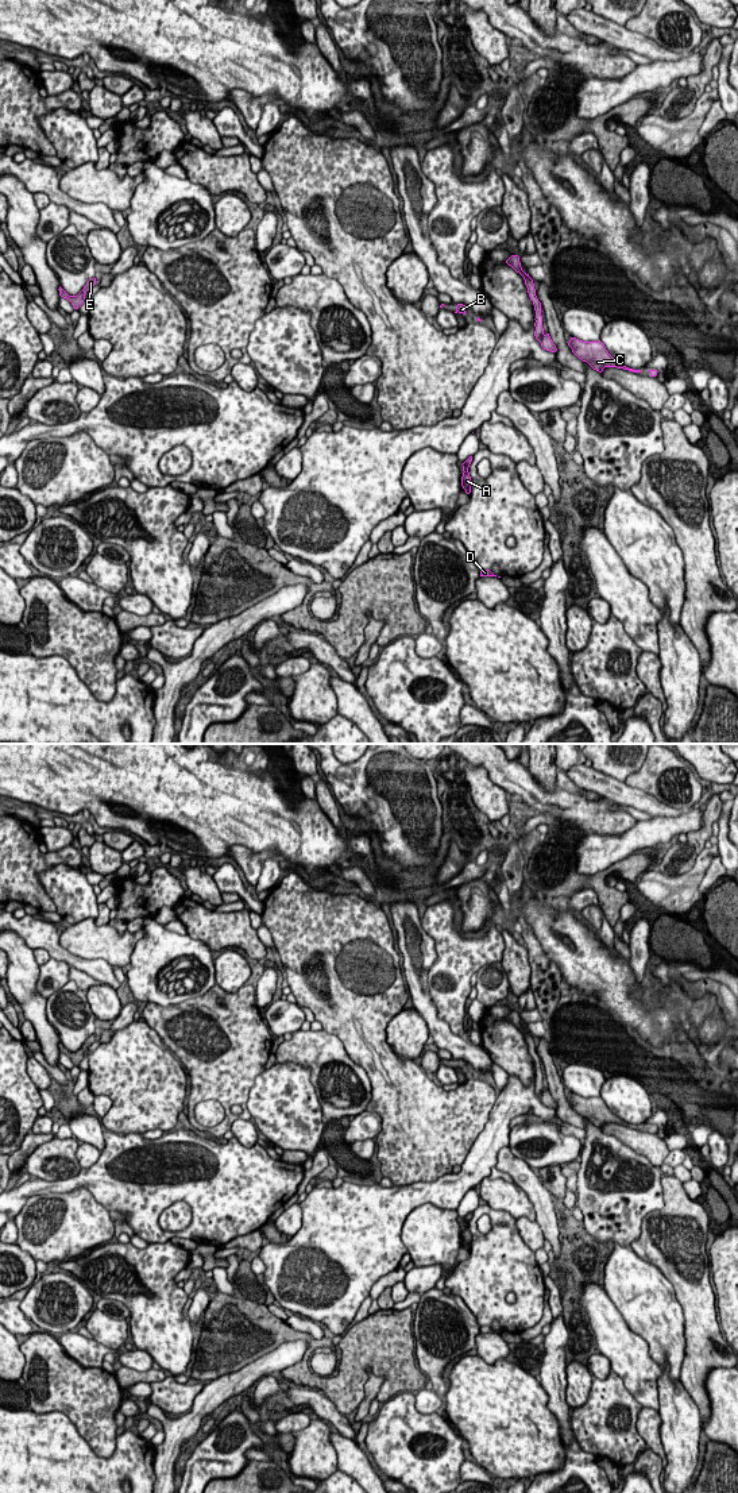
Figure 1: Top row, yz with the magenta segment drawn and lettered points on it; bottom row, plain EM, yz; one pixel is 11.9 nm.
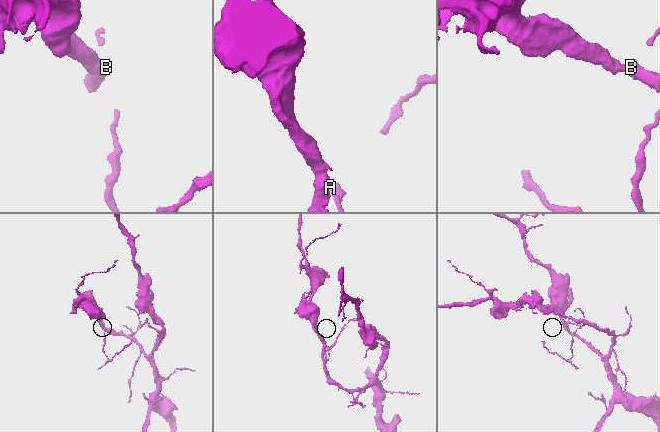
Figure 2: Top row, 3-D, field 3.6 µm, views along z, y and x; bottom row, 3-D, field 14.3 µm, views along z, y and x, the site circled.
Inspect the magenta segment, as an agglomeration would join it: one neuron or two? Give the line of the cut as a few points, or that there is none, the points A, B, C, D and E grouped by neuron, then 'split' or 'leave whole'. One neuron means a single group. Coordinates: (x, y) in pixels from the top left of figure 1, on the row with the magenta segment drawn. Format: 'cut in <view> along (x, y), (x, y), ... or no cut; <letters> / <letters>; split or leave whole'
cut in yz along (543, 334), (538, 340); A D / B C E; split

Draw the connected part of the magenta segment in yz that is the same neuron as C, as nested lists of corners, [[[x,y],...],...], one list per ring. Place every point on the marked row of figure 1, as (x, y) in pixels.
[[[571,337],[569,342],[567,342],[568,346],[572,348],[572,352],[581,359],[583,362],[587,362],[594,370],[602,373],[604,367],[617,367],[629,370],[633,373],[641,373],[641,370],[633,370],[623,364],[621,364],[618,360],[615,360],[608,351],[606,350],[604,344],[598,342],[583,342],[576,337]]]

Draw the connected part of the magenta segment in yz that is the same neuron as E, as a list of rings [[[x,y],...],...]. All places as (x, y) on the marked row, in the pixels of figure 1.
[[[93,277],[86,282],[84,289],[77,296],[69,296],[61,286],[58,290],[61,297],[69,300],[73,308],[78,309],[84,304],[86,292],[90,290],[94,285],[96,285],[96,278]]]

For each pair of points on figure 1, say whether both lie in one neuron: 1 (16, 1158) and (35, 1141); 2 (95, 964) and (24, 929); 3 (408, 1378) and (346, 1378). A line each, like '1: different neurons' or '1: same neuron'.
1: same neuron
2: same neuron
3: same neuron

